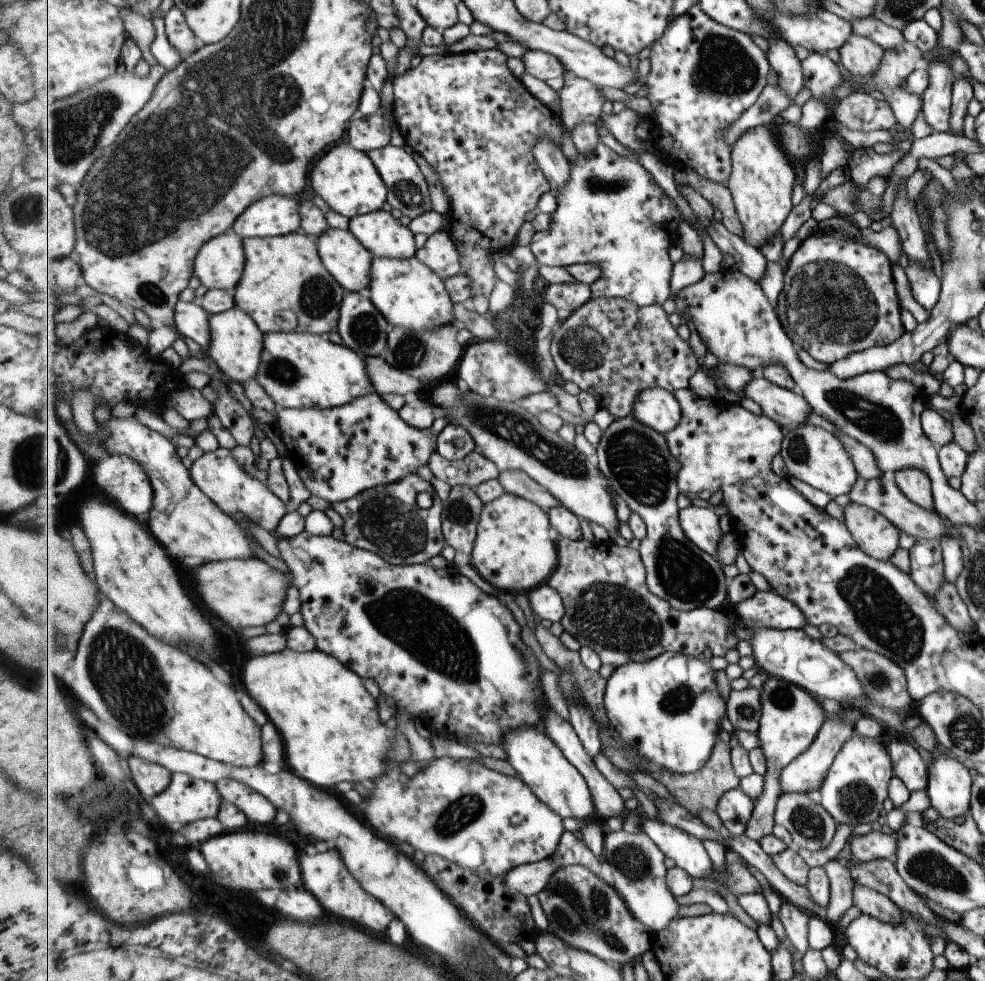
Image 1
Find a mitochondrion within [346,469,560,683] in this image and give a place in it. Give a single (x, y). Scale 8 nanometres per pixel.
(389, 524)

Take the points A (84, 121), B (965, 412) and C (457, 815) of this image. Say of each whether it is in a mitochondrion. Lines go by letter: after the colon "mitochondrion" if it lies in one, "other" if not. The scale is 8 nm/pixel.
A: mitochondrion
B: other
C: mitochondrion

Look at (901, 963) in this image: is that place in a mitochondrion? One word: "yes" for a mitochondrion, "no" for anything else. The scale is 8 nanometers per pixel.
yes

